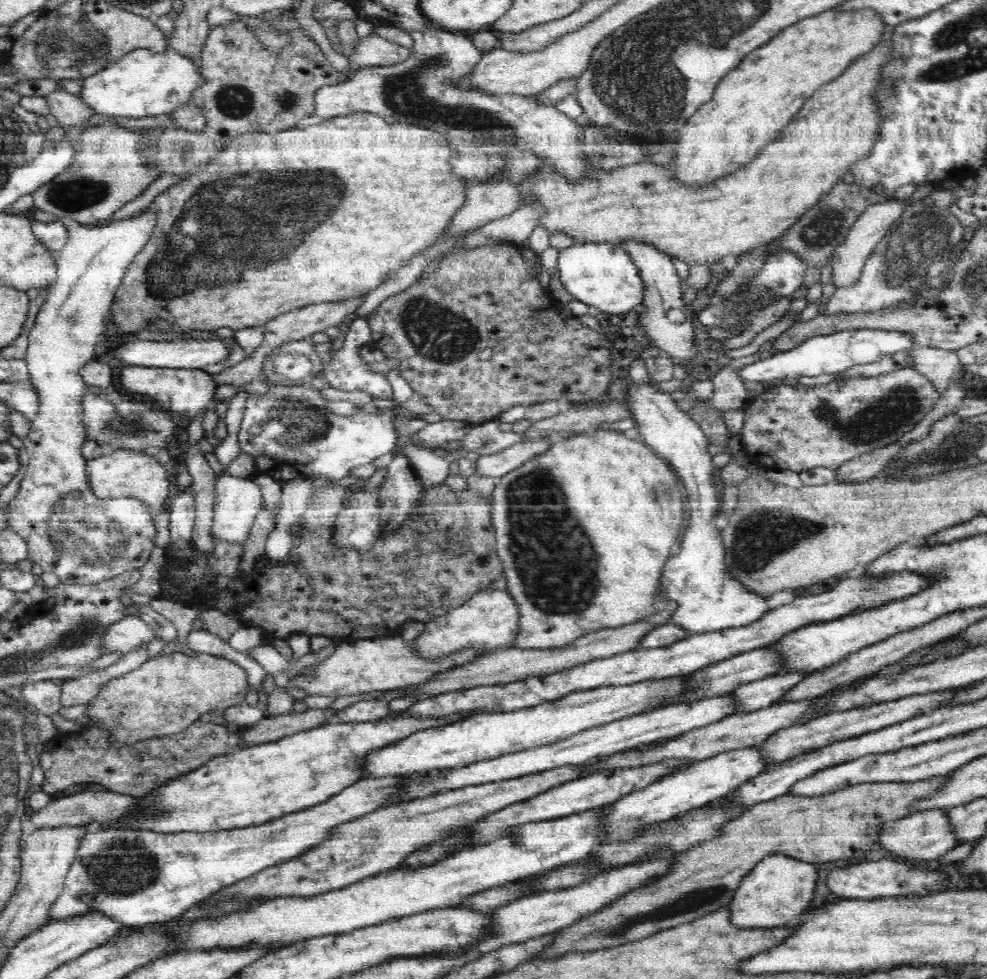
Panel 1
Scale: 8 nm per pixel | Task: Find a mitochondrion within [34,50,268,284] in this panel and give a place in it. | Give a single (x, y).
(74, 194)

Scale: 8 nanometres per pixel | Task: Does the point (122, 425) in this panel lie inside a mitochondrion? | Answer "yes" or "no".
yes

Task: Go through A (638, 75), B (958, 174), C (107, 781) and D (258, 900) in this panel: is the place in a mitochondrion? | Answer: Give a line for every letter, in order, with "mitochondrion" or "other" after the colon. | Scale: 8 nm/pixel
A: mitochondrion
B: other
C: other
D: other

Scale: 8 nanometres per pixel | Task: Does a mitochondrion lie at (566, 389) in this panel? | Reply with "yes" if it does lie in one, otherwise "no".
no

